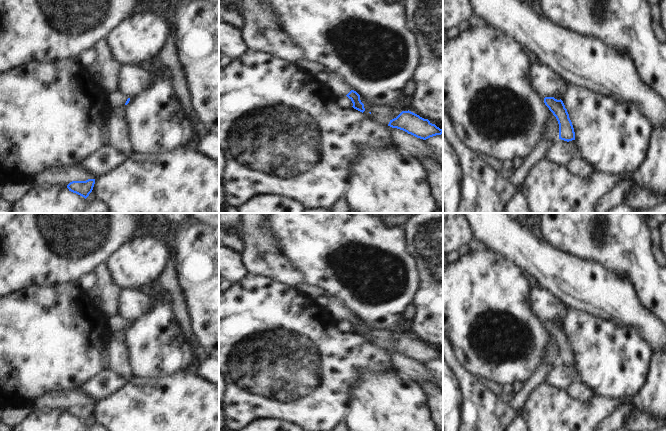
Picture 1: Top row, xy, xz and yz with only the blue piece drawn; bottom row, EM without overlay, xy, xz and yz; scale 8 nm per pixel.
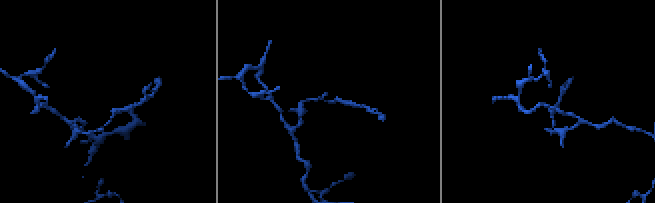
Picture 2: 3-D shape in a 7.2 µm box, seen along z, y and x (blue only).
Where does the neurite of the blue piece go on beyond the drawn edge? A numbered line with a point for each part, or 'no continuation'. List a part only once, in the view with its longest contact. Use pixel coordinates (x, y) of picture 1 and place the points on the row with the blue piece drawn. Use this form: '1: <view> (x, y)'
1: xy (117, 99).

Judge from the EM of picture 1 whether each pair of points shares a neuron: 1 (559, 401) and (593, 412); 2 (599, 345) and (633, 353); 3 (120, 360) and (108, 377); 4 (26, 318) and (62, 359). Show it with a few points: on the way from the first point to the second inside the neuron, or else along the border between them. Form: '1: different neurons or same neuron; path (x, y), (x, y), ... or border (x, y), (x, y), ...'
1: same neuron; path (567, 409), (570, 412), (585, 412)
2: same neuron; path (607, 353), (625, 353)
3: different neurons; border (107, 368), (127, 381)
4: same neuron; path (35, 328), (56, 349)

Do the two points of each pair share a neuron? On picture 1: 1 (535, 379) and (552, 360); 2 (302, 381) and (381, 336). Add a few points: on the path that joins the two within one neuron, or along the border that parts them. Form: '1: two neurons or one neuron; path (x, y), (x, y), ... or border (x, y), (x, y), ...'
1: one neuron; path (540, 374), (547, 365)
2: two neurons; border (363, 336), (383, 348), (389, 357)

